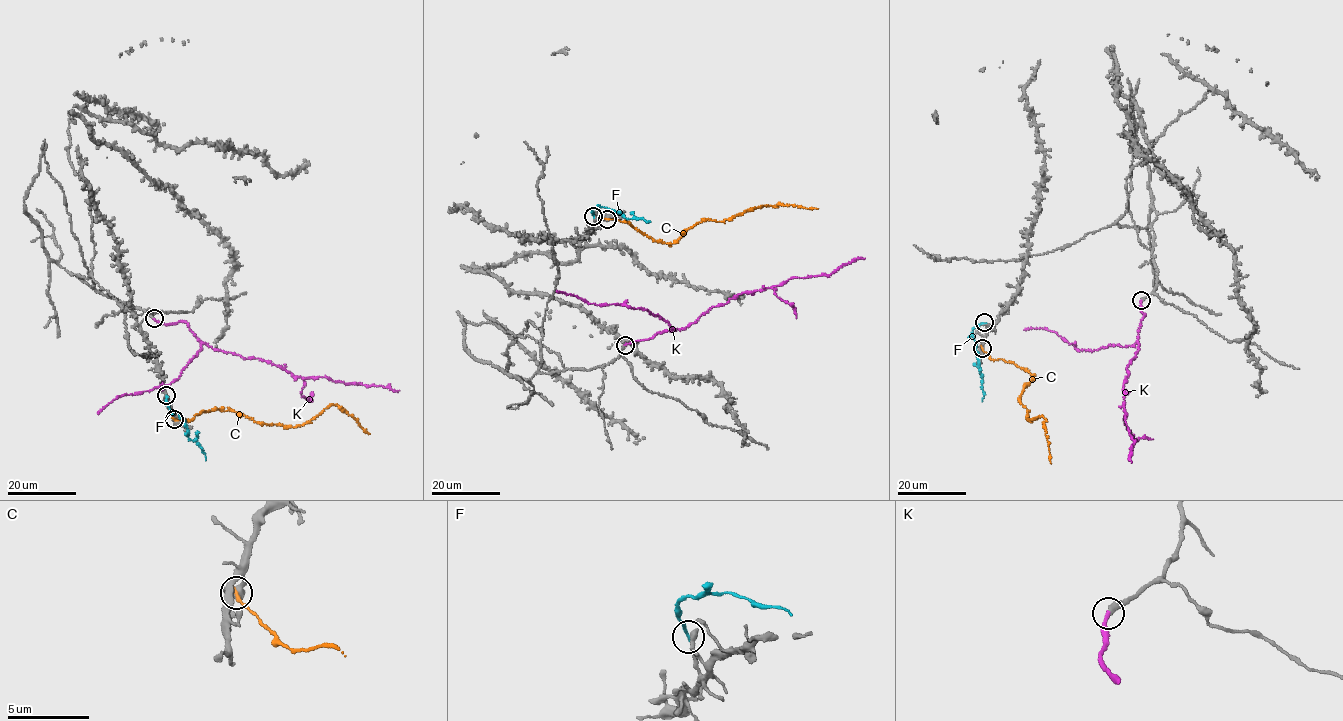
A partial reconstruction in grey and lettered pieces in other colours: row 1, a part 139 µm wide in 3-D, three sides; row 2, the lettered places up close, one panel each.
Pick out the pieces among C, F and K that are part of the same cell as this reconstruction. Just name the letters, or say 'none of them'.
K

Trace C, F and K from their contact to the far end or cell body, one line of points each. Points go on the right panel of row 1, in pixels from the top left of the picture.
C: (982, 348), (992, 359), (1013, 363), (1033, 378), (1019, 400), (1028, 411), (1028, 419), (1044, 418), (1050, 464)
F: (985, 322), (974, 327), (972, 334), (982, 377), (982, 400)
K: (1142, 300), (1140, 310), (1145, 315), (1139, 346), (1123, 385), (1125, 421), (1134, 441), (1132, 462)

